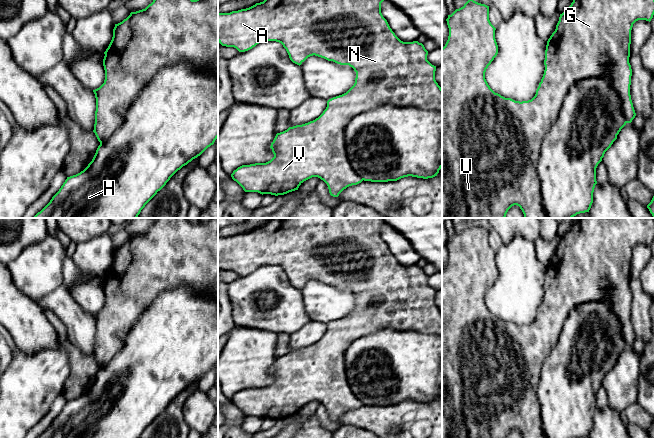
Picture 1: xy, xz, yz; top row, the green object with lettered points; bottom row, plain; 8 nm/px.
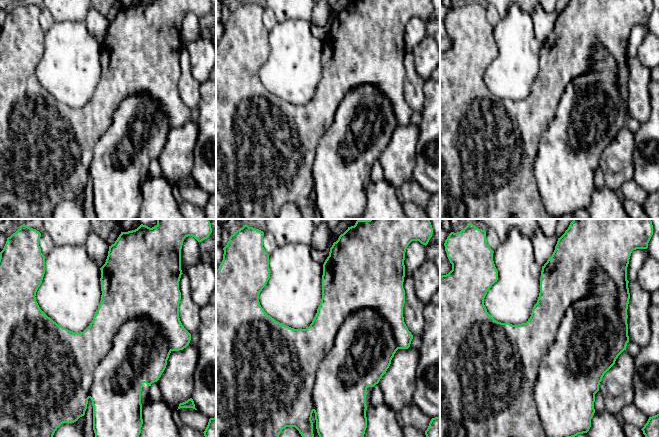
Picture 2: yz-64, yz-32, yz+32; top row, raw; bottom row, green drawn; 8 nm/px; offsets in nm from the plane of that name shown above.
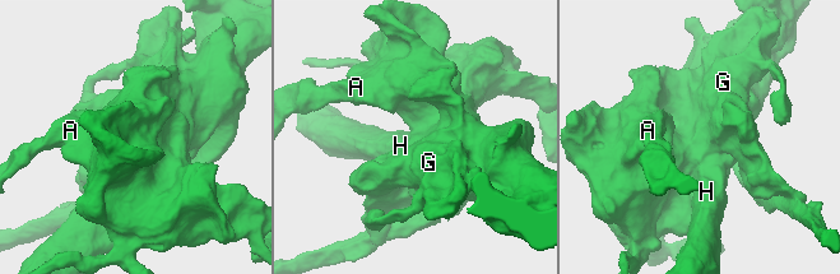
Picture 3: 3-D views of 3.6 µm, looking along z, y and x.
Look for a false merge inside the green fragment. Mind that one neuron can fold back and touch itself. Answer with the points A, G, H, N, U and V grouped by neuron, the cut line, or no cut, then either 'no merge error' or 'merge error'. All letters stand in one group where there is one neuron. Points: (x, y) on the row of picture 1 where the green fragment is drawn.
groups A G N U V / H; cut yz (607, 76), (574, 83), (542, 141), (537, 177), (547, 217); merge error

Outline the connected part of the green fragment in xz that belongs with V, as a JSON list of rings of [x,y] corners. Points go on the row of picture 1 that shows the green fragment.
[[[264,0],[246,9],[218,13],[218,42],[222,46],[245,52],[263,41],[276,41],[286,49],[290,60],[299,66],[315,55],[340,65],[349,65],[356,72],[354,85],[346,93],[329,99],[326,109],[318,118],[276,134],[270,146],[274,154],[270,161],[242,165],[233,171],[232,179],[245,192],[284,195],[298,190],[304,181],[318,177],[327,184],[330,195],[338,197],[347,187],[363,181],[352,168],[345,145],[345,128],[356,115],[382,105],[442,111],[442,88],[435,80],[436,66],[427,60],[428,51],[418,41],[403,42],[395,35],[381,13],[383,1]]]

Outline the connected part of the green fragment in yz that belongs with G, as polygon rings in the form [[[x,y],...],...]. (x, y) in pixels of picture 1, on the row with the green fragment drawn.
[[[468,0],[463,7],[456,9],[446,19],[449,36],[442,48],[442,218],[505,218],[508,210],[517,205],[524,214],[524,218],[548,218],[544,209],[540,192],[540,183],[537,175],[537,163],[541,152],[542,141],[556,122],[565,96],[571,86],[591,77],[608,77],[615,91],[622,101],[623,111],[627,123],[631,123],[636,113],[630,95],[632,69],[629,63],[631,30],[638,20],[651,21],[654,15],[654,0],[573,0],[571,5],[560,14],[555,31],[547,41],[545,50],[545,70],[535,96],[528,101],[515,101],[495,93],[485,79],[485,72],[498,54],[498,45],[495,39],[496,28],[489,20],[489,6]]]

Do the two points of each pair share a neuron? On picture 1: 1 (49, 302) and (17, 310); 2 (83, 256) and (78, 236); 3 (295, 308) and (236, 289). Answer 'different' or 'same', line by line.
1: different
2: different
3: same

